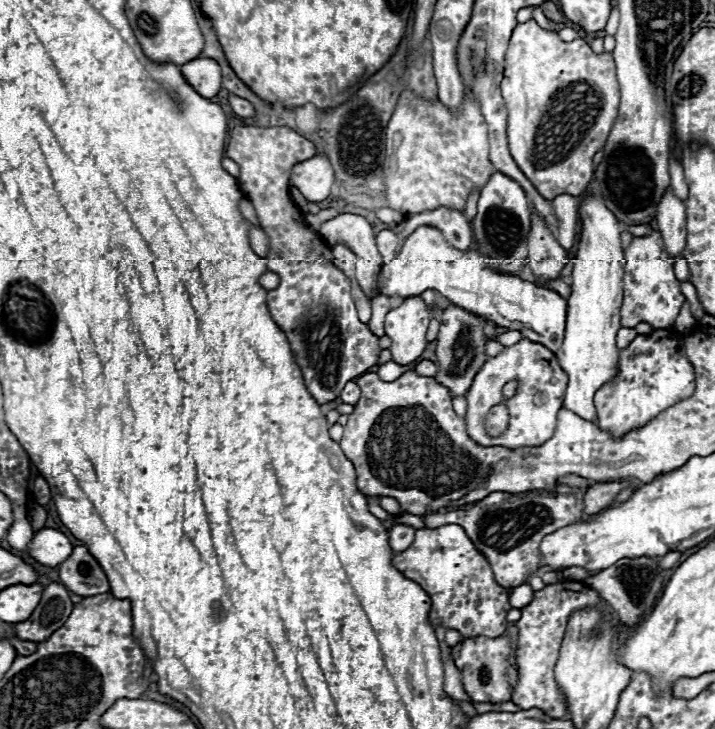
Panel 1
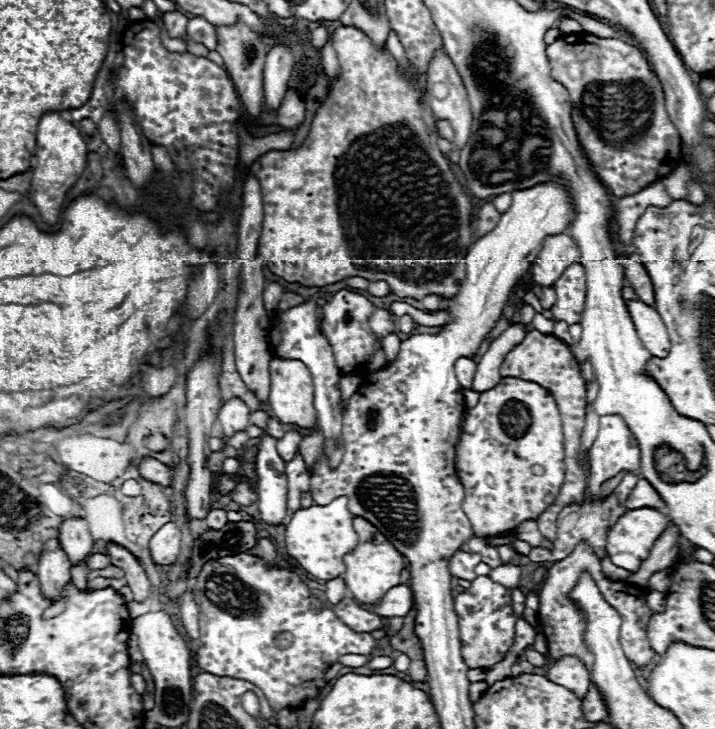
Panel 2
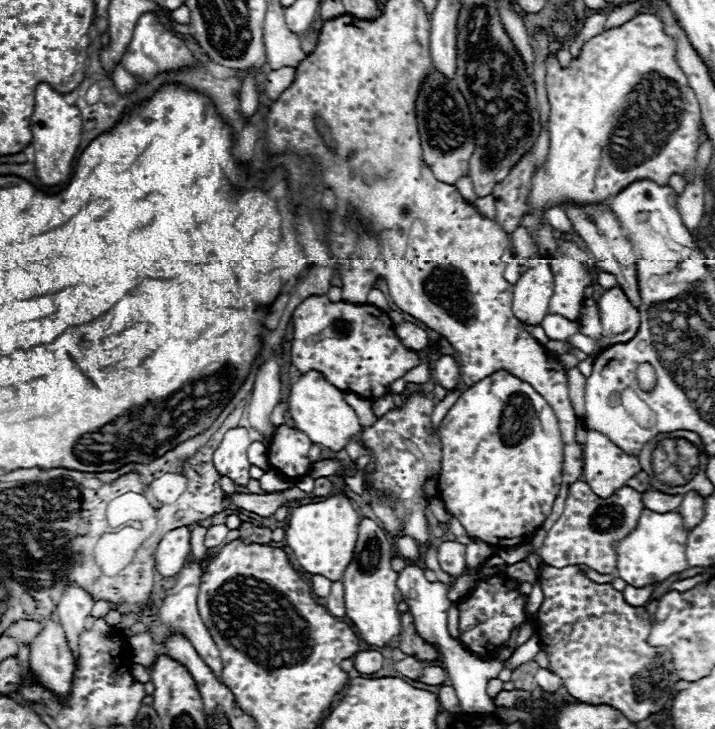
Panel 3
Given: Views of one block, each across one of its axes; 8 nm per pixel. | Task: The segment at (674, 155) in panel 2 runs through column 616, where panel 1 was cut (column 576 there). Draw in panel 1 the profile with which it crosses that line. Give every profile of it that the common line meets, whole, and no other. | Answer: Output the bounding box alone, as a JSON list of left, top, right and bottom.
[500,20,620,200]

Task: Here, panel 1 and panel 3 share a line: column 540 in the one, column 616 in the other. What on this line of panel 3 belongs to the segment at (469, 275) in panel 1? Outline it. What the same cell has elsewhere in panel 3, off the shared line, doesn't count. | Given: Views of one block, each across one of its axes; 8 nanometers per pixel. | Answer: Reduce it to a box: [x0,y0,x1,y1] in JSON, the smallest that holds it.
[598,288,640,346]

